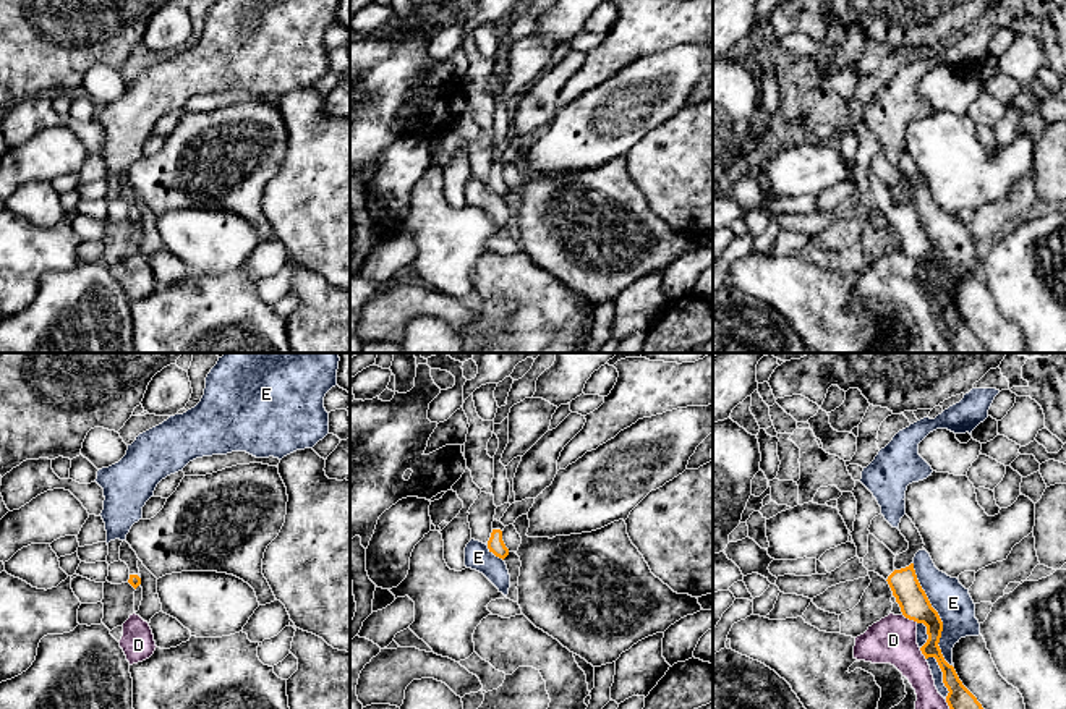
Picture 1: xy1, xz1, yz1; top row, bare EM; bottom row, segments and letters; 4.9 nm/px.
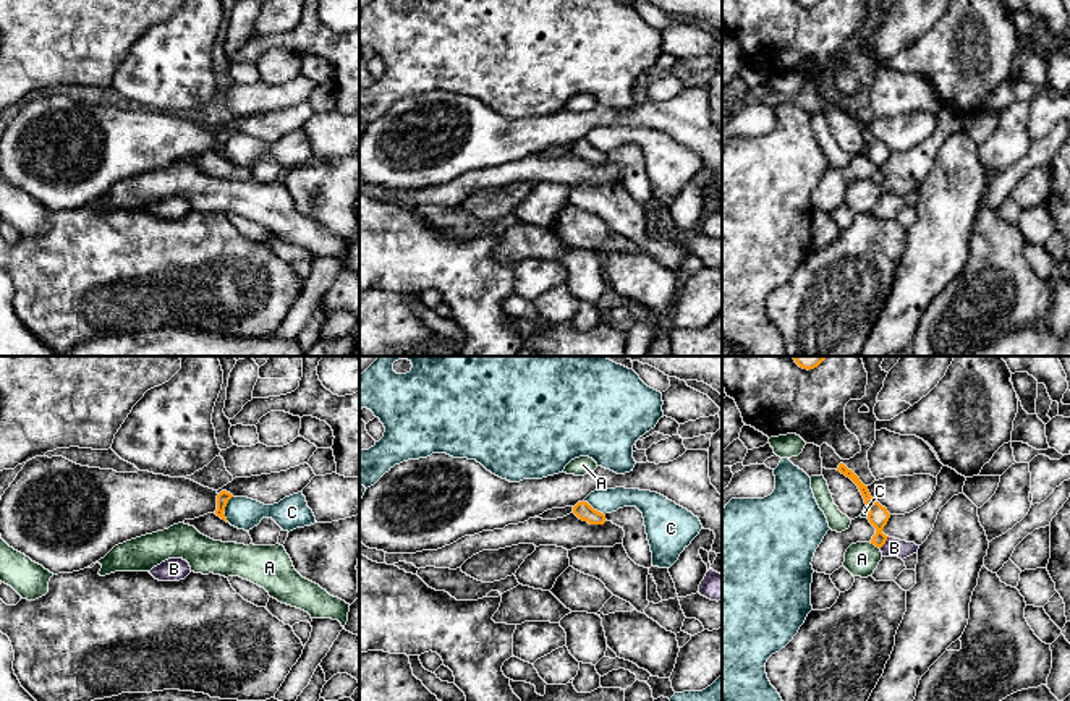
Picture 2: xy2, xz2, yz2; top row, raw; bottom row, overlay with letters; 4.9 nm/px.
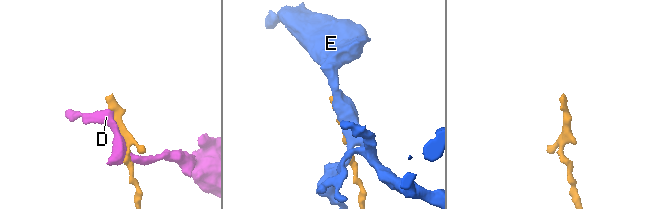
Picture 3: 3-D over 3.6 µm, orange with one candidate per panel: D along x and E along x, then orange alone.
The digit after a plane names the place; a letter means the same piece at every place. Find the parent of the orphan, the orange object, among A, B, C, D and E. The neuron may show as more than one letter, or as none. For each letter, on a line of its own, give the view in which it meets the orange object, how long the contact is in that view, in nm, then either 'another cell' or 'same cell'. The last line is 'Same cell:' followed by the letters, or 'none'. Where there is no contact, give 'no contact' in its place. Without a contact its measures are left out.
A: contact in yz2; length 70 nm; another cell
B: contact in yz2; length 80 nm; another cell
C: contact in xy2; length 140 nm; another cell
D: contact in yz1; length 90 nm; another cell
E: contact in yz1; length 550 nm; another cell
Same cell: none

